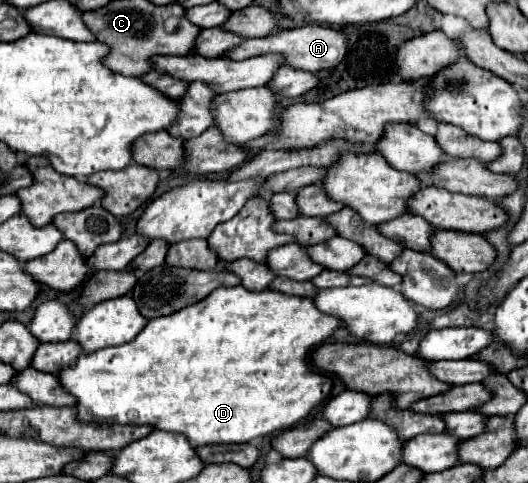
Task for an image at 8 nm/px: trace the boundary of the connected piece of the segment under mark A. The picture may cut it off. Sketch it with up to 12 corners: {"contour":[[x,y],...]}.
{"contour":[[317,24],[247,38],[223,54],[281,54],[283,64],[321,72],[347,52],[345,34]]}

